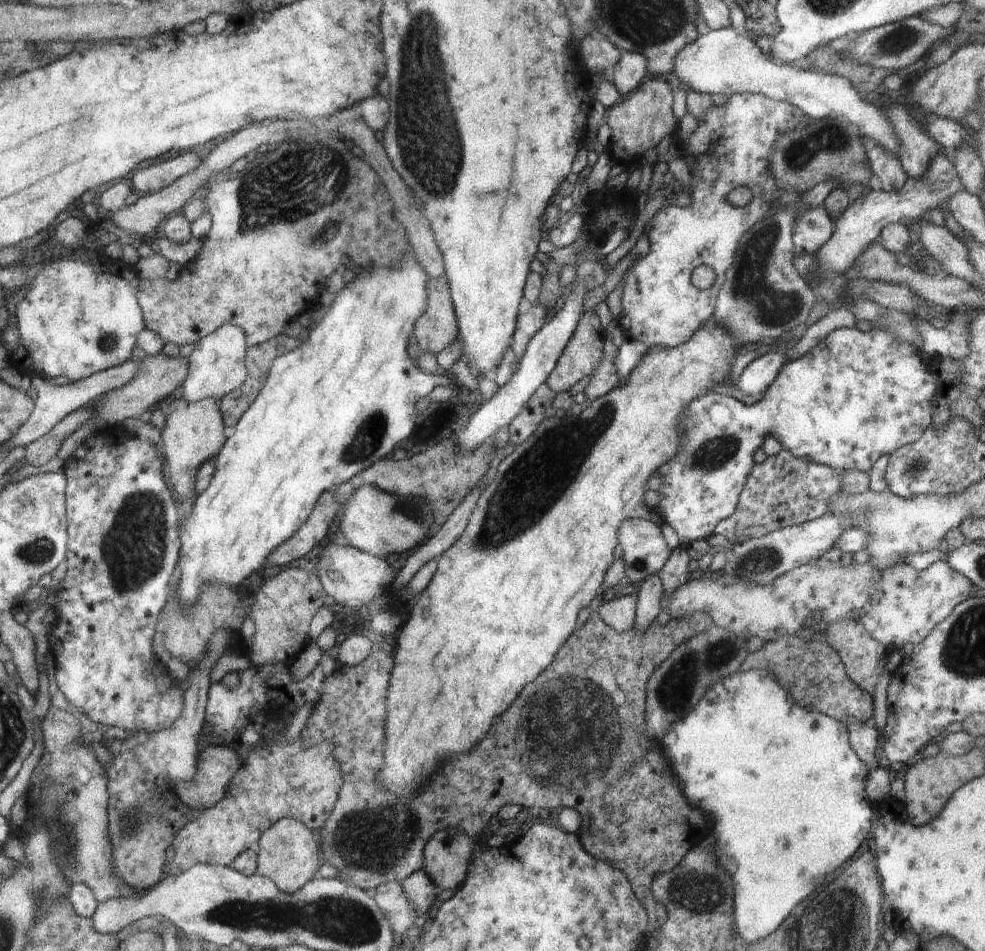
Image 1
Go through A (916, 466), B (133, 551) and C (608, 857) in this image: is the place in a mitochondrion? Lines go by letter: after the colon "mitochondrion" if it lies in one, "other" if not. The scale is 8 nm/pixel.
A: mitochondrion
B: mitochondrion
C: other

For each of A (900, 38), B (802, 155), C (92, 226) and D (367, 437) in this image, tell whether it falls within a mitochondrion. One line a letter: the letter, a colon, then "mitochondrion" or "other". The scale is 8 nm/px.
A: mitochondrion
B: mitochondrion
C: other
D: mitochondrion

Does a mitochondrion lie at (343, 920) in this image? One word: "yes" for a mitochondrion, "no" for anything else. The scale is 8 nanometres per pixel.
yes

